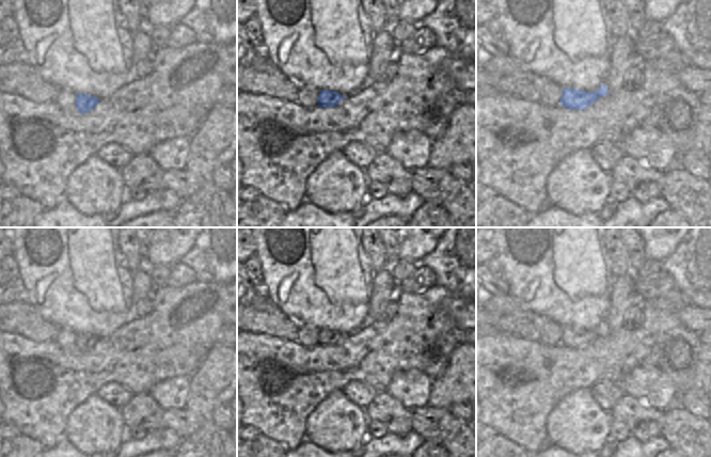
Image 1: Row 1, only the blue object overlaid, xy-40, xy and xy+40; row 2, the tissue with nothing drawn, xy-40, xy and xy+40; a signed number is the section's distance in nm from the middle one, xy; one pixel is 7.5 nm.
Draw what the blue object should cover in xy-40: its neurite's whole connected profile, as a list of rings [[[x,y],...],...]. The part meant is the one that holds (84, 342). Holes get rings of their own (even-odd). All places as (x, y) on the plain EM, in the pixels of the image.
[[[76,333],[76,347],[80,352],[85,352],[93,348],[99,338],[90,333]]]

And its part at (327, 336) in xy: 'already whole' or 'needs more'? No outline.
already whole

